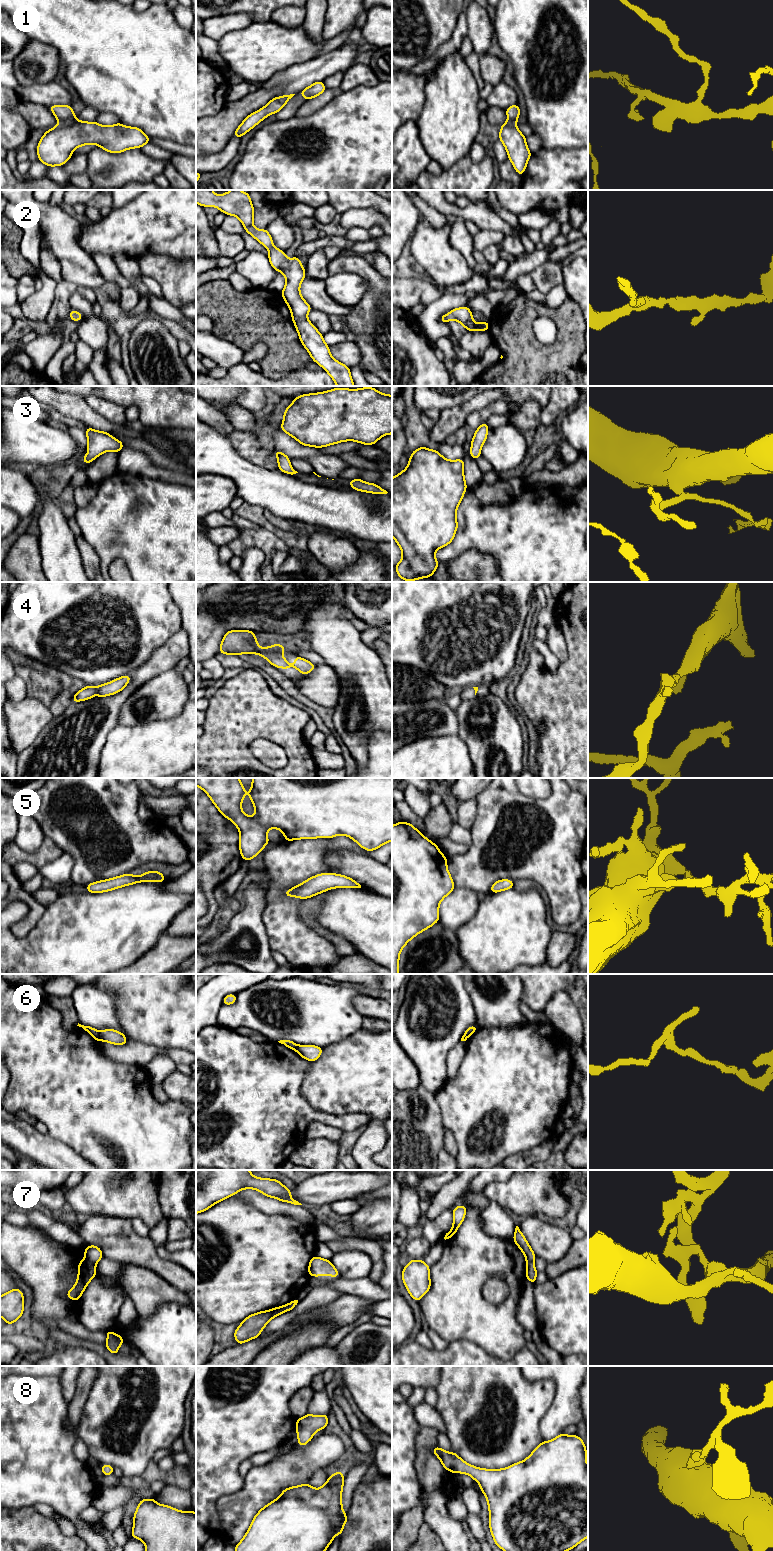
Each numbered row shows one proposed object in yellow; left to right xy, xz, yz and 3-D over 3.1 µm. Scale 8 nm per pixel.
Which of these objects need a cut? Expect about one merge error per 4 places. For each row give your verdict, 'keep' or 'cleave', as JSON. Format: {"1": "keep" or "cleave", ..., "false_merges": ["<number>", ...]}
{"1": "keep", "2": "keep", "3": "keep", "4": "keep", "5": "keep", "6": "cleave", "7": "cleave", "8": "keep", "false_merges": ["6", "7"]}

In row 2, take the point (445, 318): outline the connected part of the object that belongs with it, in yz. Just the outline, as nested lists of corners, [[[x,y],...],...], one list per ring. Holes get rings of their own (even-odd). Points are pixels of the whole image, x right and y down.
[[[467,306],[455,308],[448,314],[440,317],[440,322],[448,323],[451,319],[462,324],[467,331],[489,331],[489,320],[483,323],[475,323],[471,310]]]

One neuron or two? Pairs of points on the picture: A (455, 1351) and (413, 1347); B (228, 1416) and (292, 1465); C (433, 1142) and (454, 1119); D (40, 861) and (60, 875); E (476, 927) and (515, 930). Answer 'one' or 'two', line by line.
A: one
B: two
C: two
D: two
E: one

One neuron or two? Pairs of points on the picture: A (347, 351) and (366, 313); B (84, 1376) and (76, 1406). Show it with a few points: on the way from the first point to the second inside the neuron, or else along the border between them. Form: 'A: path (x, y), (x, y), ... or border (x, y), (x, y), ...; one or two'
A: border (351, 337), (359, 349), (361, 362); two
B: path (84, 1383), (79, 1399); one

